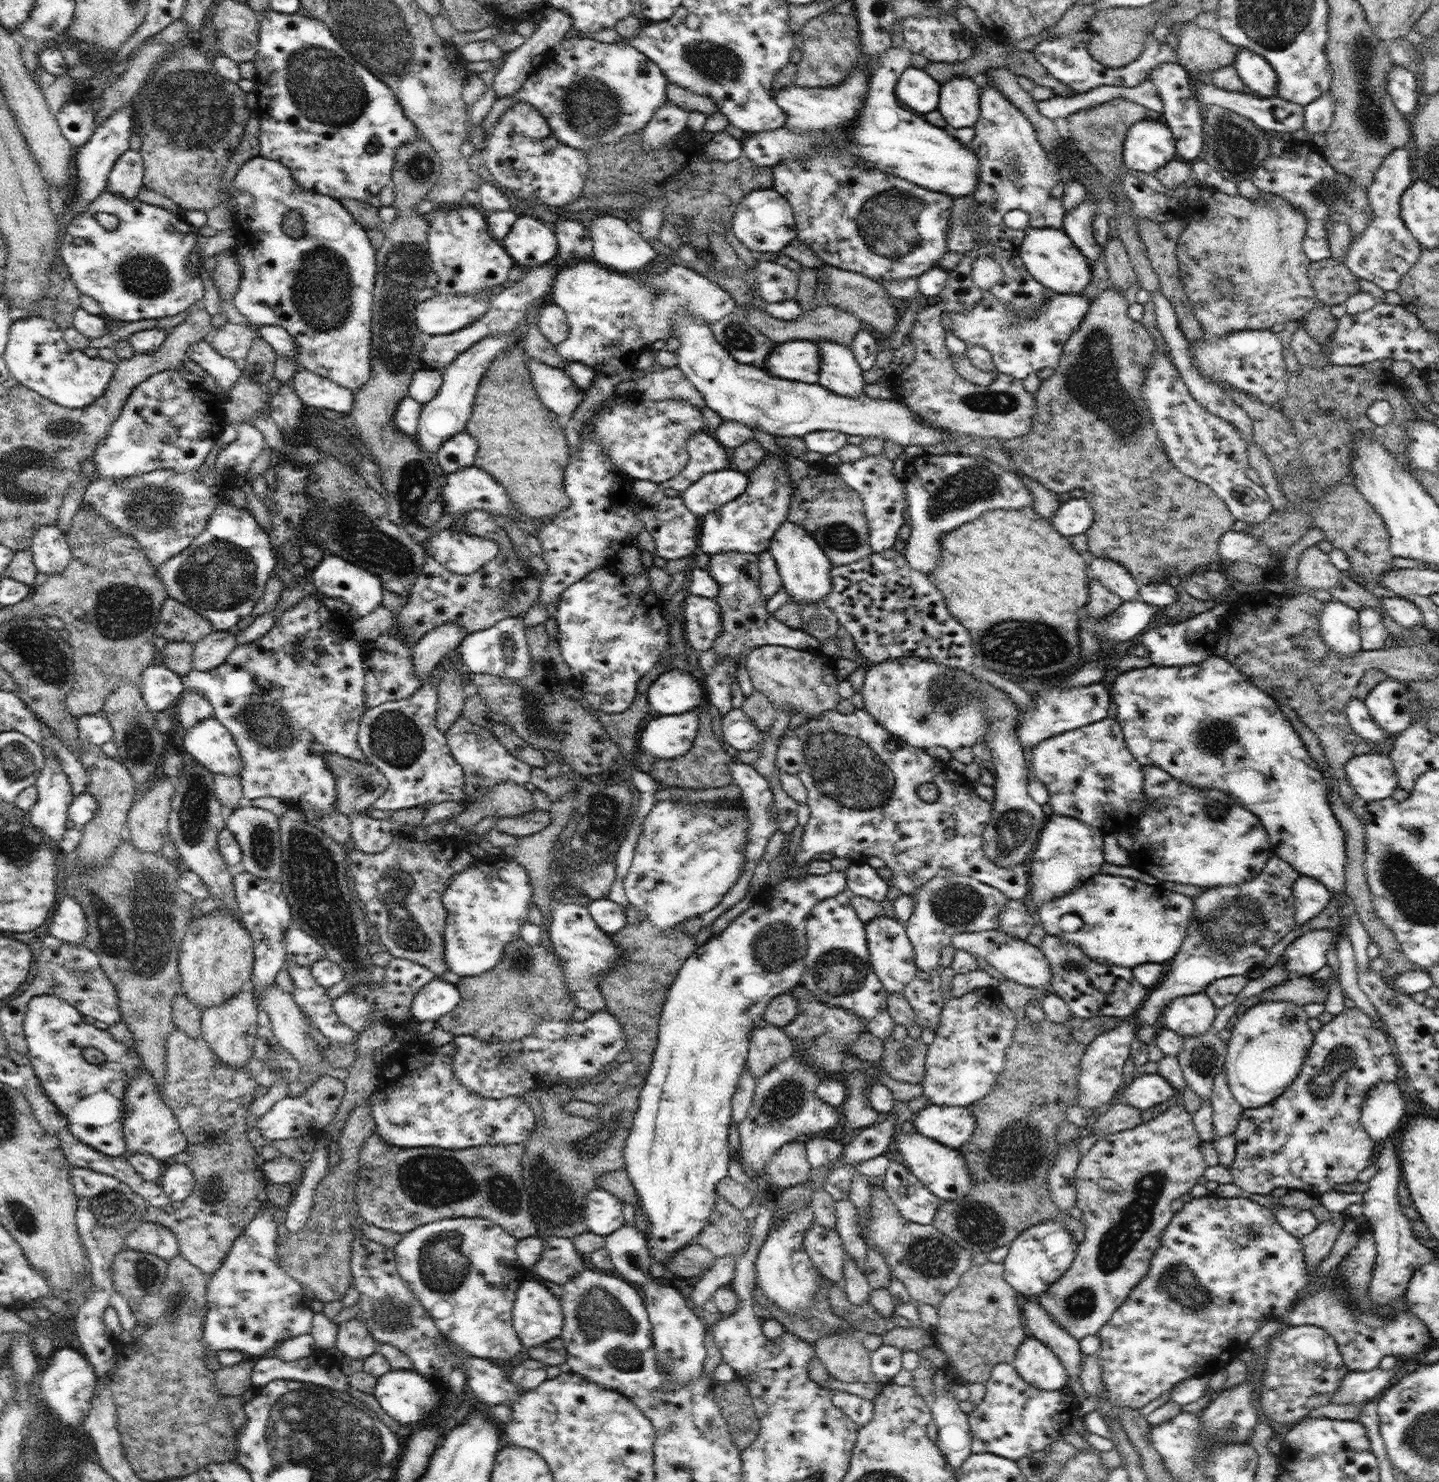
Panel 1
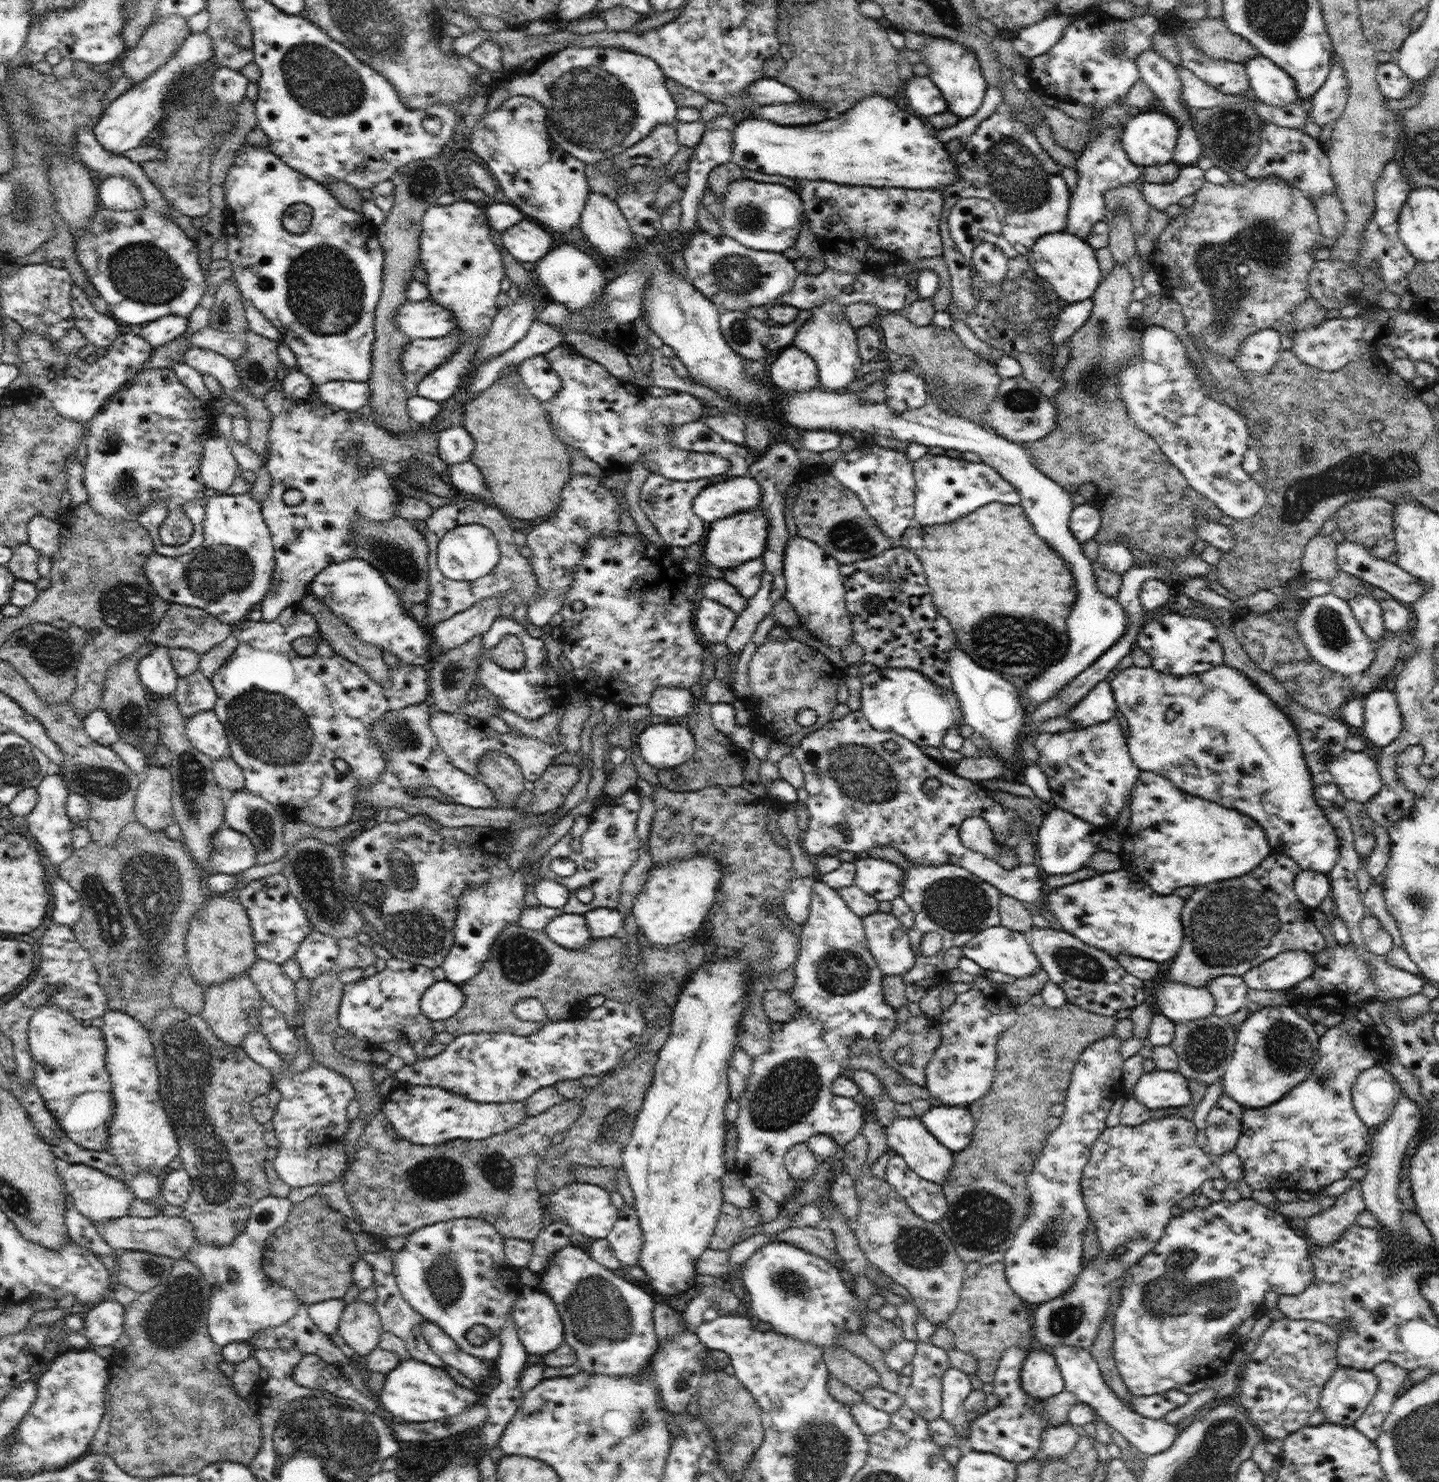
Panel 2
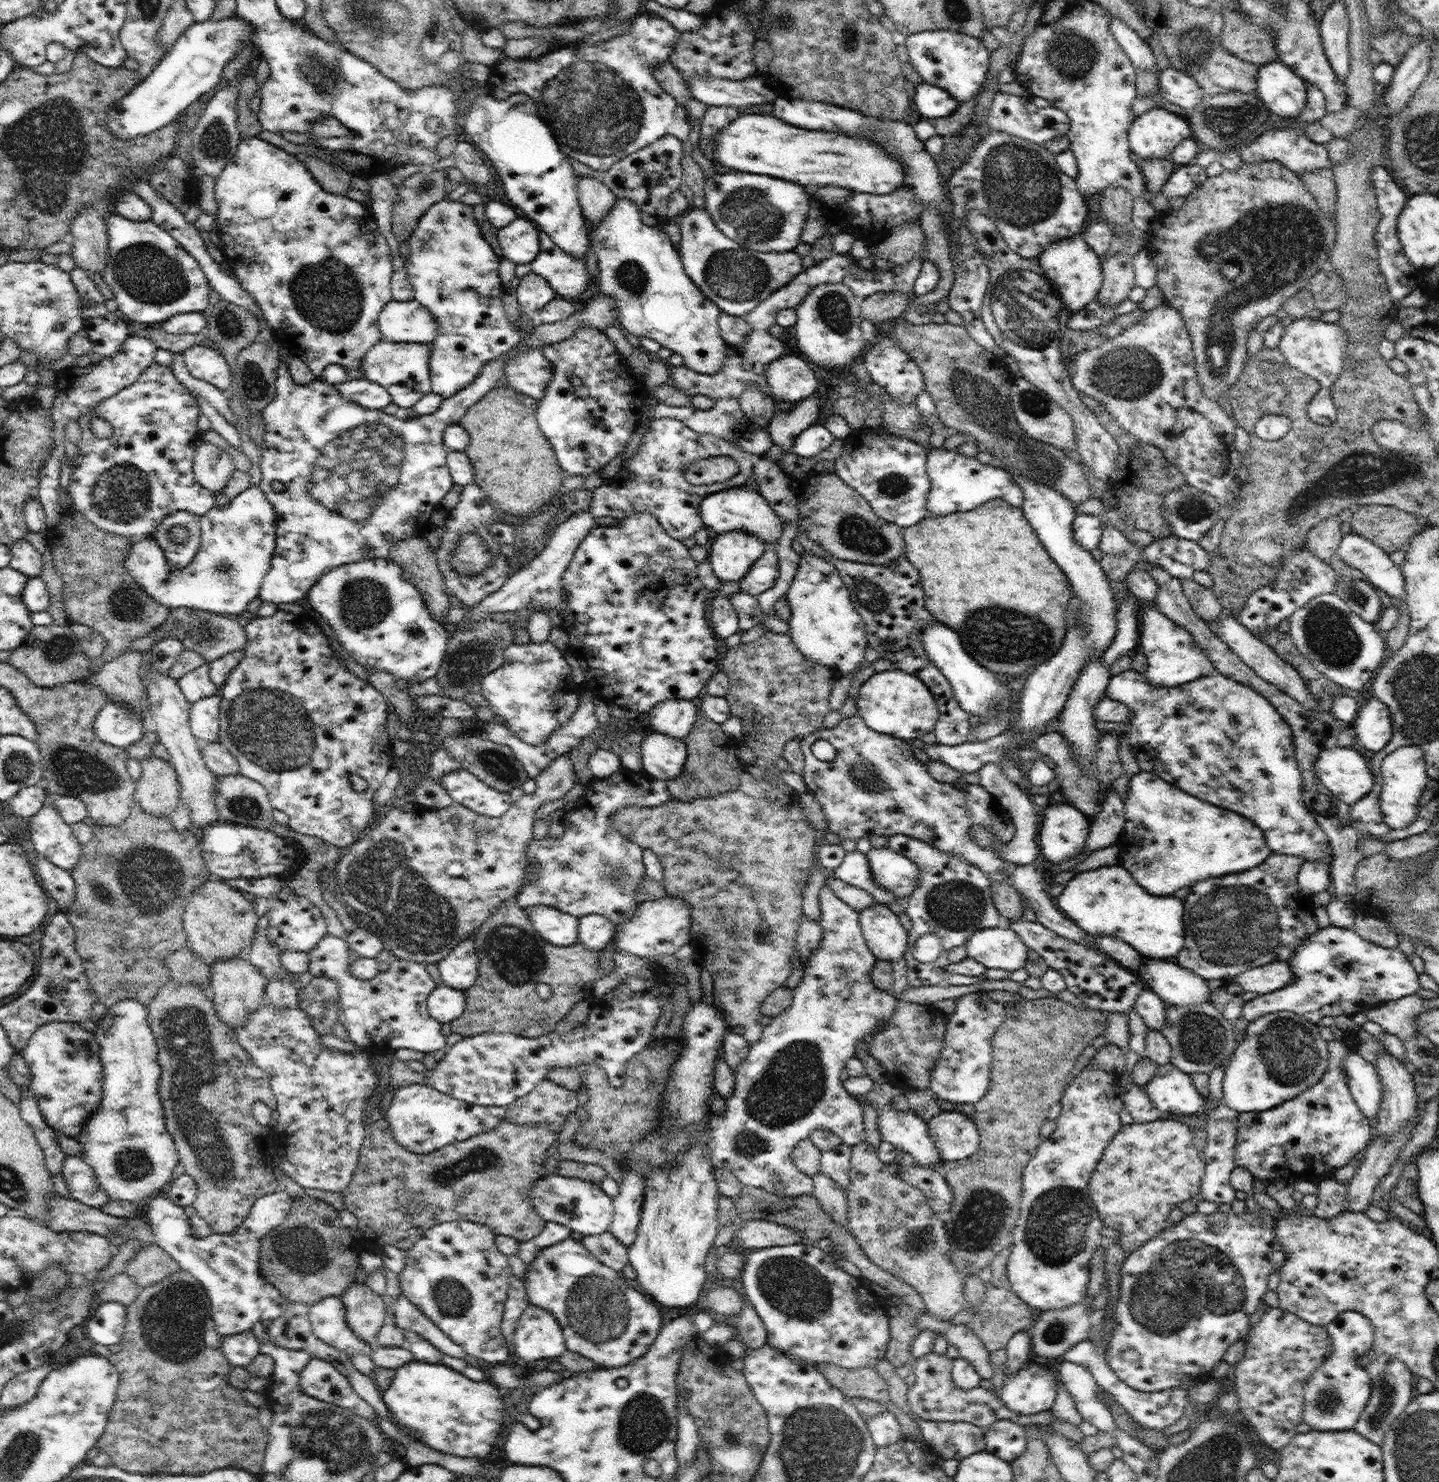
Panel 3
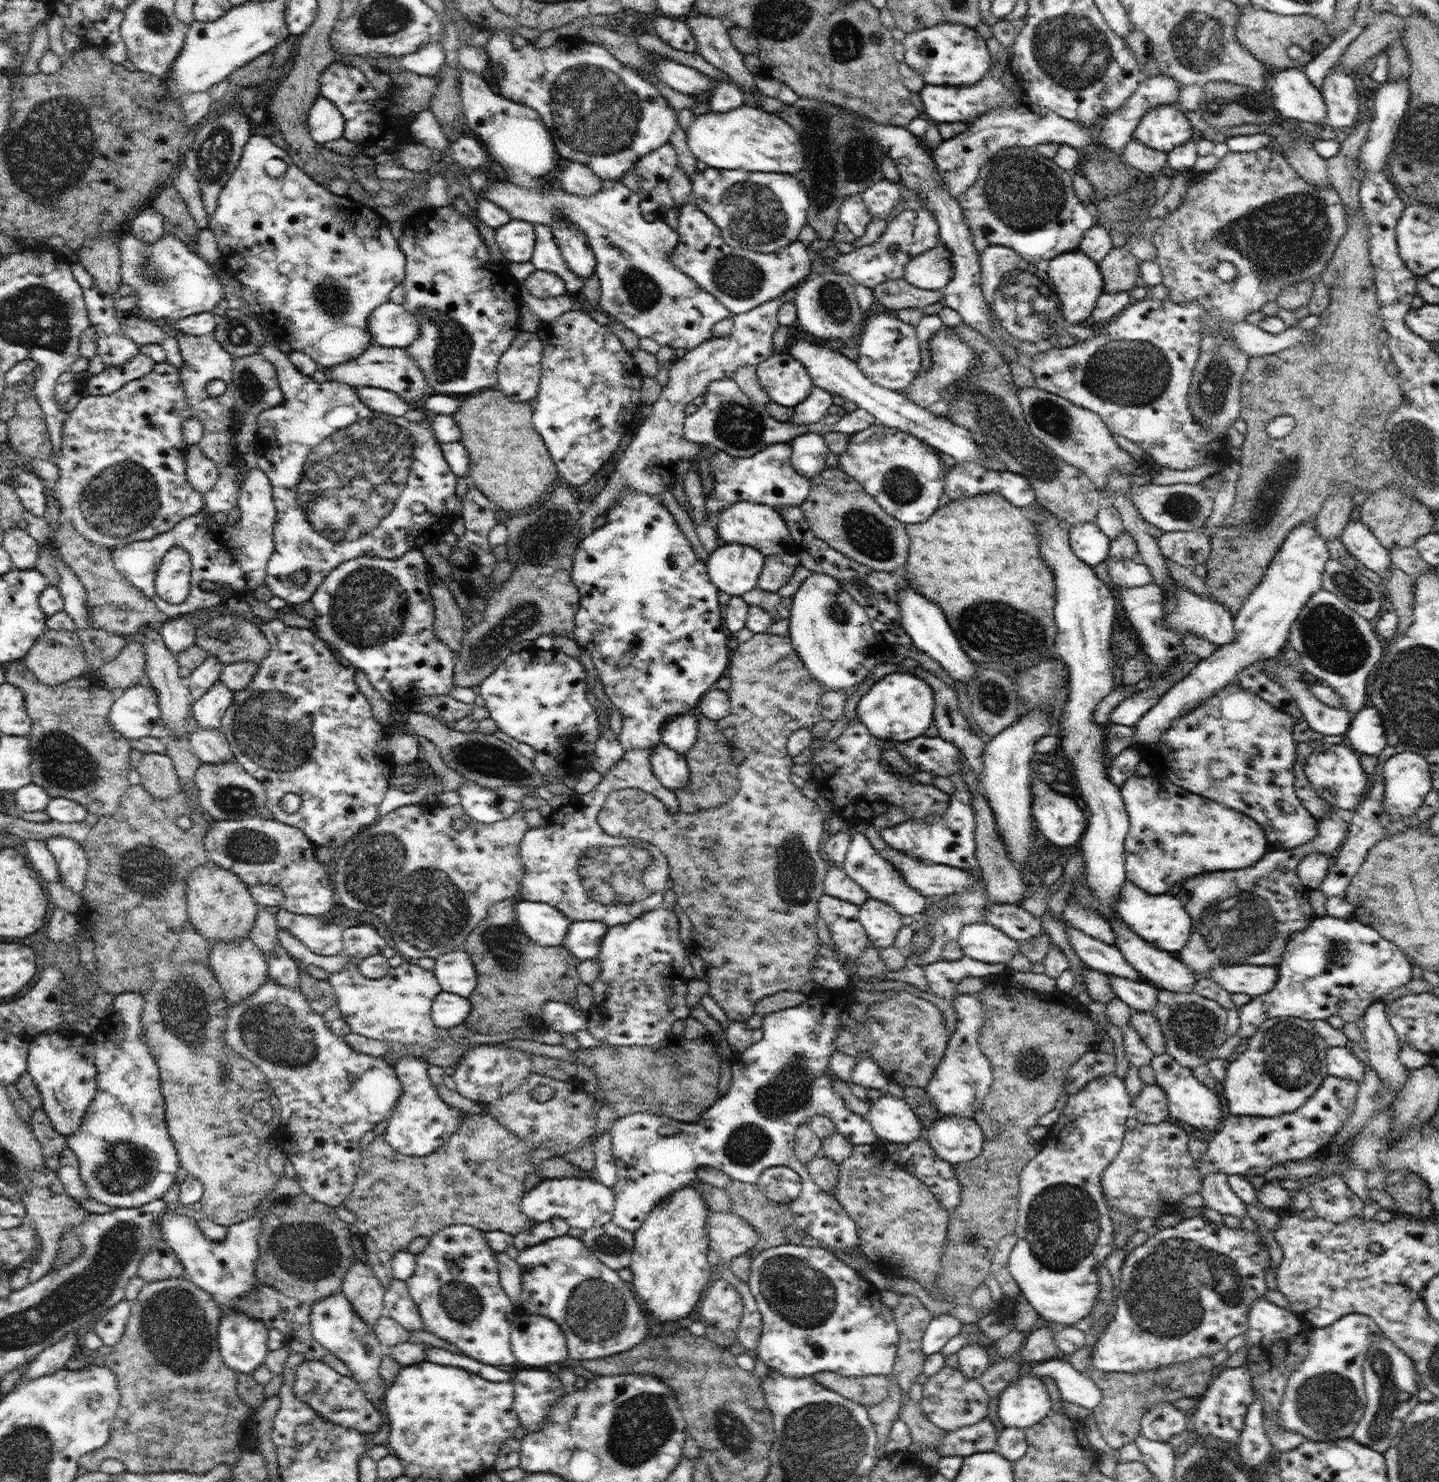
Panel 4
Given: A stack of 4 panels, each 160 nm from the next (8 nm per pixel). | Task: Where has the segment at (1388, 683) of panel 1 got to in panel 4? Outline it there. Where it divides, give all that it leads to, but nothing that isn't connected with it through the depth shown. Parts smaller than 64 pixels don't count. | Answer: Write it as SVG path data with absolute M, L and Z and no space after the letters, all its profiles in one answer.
M1365 706L1354 714L1345 742L1354 752L1378 757L1388 745L1378 709Z

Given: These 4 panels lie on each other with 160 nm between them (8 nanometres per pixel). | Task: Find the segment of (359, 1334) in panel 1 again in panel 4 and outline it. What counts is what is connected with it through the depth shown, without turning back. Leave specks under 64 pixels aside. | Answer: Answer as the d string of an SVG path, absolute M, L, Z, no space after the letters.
M355 1260L343 1278L341 1291L347 1296L357 1315L369 1326L385 1314L385 1288L369 1263Z

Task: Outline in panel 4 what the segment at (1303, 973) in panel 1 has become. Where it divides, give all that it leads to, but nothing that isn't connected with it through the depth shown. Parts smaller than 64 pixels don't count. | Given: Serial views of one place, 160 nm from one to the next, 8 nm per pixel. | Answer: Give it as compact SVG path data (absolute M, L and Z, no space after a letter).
M1253 964L1216 965L1203 976L1209 976L1232 994L1243 992L1255 997L1272 990L1273 984L1276 984L1277 967Z

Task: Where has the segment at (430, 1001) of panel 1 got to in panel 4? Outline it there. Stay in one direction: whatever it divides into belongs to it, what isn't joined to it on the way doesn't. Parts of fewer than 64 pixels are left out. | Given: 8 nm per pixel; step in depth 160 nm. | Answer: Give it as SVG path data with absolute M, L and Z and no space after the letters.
M442 991L432 1003L431 1017L436 1026L448 1029L464 1023L470 1011L469 998Z

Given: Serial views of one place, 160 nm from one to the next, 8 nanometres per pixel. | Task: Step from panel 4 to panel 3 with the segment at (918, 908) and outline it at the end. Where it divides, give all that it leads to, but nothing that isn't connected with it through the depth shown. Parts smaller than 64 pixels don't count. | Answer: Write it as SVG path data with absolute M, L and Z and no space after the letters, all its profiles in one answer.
M856 849L845 853L842 864L838 868L835 868L832 874L837 879L867 891L872 895L872 899L876 903L887 905L894 900L902 902L902 900L896 899L894 894L890 894L888 890L884 890L884 888L878 886L879 884L873 877L867 854L863 854Z

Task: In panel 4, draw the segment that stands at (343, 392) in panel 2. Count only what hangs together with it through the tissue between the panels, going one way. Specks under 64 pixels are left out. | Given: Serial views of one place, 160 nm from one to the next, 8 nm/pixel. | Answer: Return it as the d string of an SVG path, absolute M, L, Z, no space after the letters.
M356 386L360 400L374 412L385 413L394 417L404 417L409 404L396 392L385 388Z

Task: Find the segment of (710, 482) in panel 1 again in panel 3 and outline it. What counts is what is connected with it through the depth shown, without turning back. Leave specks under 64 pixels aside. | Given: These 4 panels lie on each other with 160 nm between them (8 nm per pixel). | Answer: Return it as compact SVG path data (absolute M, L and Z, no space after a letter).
M745 485L733 486L706 495L699 506L699 514L705 526L712 528L717 534L743 530L748 534L757 536L761 542L769 547L776 547L780 536L782 536L784 523L782 518L770 508L770 505L758 490Z

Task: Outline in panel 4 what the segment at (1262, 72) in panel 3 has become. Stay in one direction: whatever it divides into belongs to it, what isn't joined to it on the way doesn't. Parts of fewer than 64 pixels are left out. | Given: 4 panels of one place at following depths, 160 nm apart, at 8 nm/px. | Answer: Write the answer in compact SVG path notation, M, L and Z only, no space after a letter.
M1287 68L1286 70L1278 70L1273 78L1271 91L1273 92L1272 104L1278 111L1279 120L1282 122L1292 118L1321 124L1327 118L1326 101L1321 89L1311 80L1308 80L1306 73L1302 69Z

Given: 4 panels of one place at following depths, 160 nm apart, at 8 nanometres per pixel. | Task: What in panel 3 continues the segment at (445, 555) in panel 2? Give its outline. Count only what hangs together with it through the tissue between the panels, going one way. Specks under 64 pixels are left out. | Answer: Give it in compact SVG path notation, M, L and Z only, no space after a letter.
M465 534L453 552L453 567L461 575L482 573L493 559L493 554L477 534Z

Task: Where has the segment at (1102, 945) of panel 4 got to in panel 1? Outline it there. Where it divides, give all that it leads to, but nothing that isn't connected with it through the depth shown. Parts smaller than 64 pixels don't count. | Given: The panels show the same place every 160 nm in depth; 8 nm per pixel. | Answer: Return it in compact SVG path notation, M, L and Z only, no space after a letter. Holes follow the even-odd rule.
M856 709L850 714L830 710L806 719L800 726L789 728L779 738L774 756L775 766L780 771L796 775L807 788L806 803L810 816L803 826L800 850L792 856L802 868L814 859L820 859L822 854L832 854L836 858L857 863L878 856L893 872L889 882L906 895L916 896L918 889L936 875L947 877L952 874L974 877L1000 890L1009 900L1023 900L1030 893L1029 861L1013 867L1001 867L986 856L983 834L991 819L993 806L974 791L974 782L965 773L950 769L948 763L935 760L924 749L910 746L908 742L890 734L866 709ZM888 740L896 742L896 751L885 749ZM924 782L937 784L940 791L938 802L924 802L918 798L916 790Z

